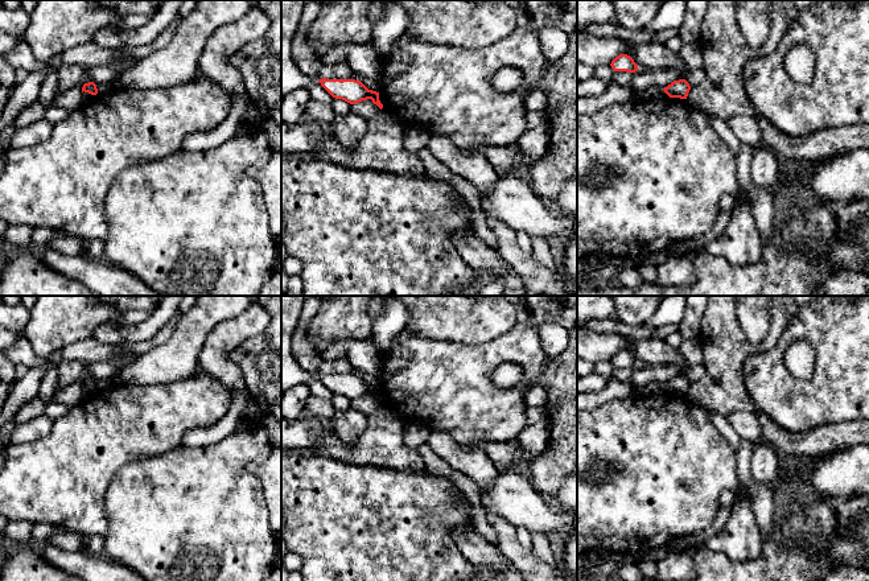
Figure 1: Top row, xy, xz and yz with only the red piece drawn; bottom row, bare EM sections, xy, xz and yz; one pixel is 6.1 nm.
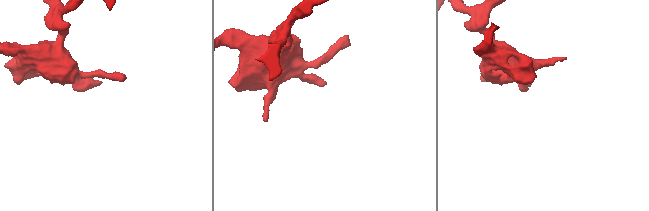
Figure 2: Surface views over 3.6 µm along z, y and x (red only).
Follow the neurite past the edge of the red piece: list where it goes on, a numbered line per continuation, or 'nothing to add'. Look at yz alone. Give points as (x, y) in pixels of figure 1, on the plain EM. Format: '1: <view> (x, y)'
nothing to add

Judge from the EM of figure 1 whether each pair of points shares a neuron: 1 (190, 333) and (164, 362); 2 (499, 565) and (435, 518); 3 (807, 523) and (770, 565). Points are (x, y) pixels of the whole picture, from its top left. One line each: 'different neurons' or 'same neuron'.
1: same neuron
2: different neurons
3: same neuron

